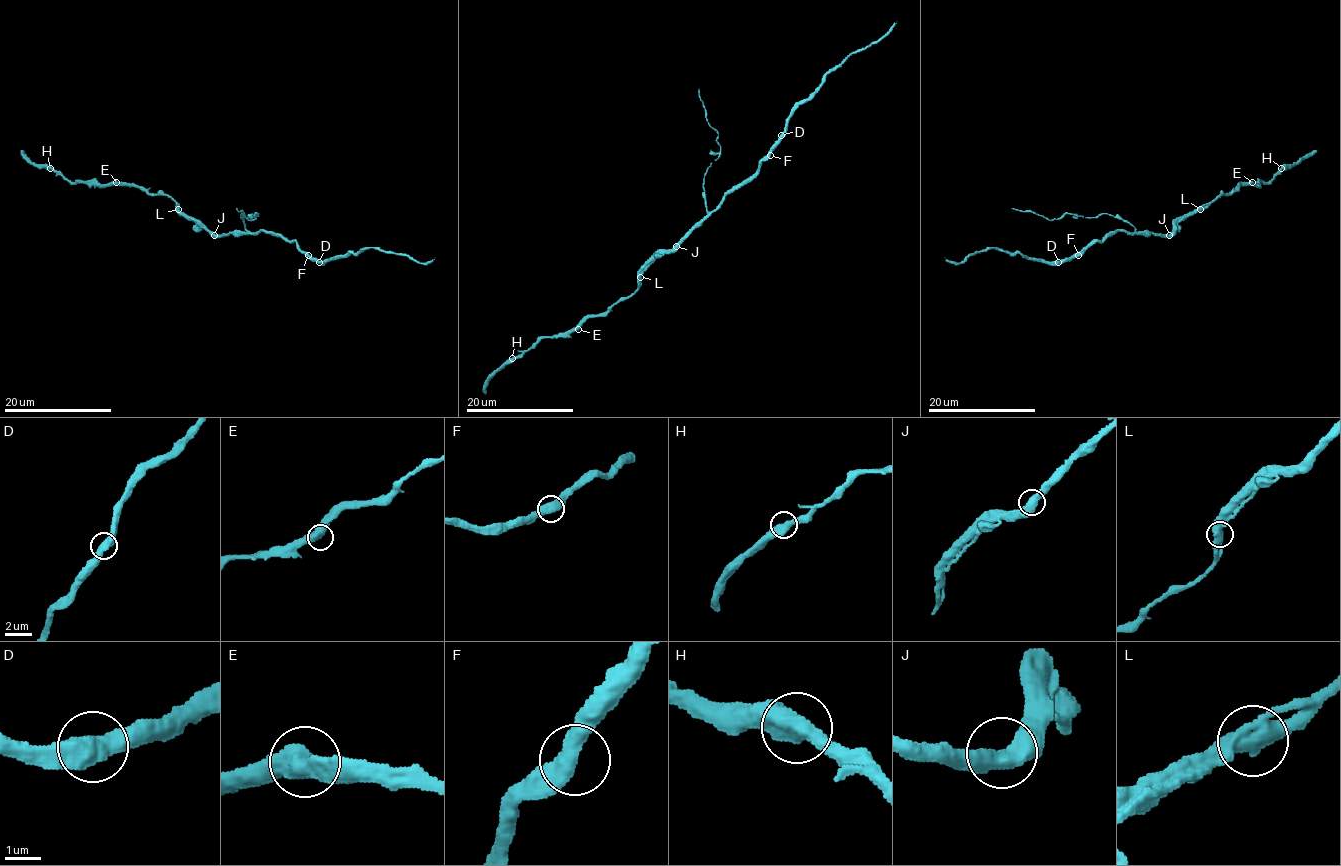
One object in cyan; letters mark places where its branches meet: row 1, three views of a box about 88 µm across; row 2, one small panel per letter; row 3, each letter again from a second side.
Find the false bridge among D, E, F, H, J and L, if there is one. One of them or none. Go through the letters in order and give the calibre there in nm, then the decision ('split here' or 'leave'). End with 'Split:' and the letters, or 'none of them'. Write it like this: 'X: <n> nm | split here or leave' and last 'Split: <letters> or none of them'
D: 550 nm | split here
E: 500 nm | leave
F: 500 nm | leave
H: 500 nm | leave
J: 550 nm | leave
L: 550 nm | leave
Split: D

